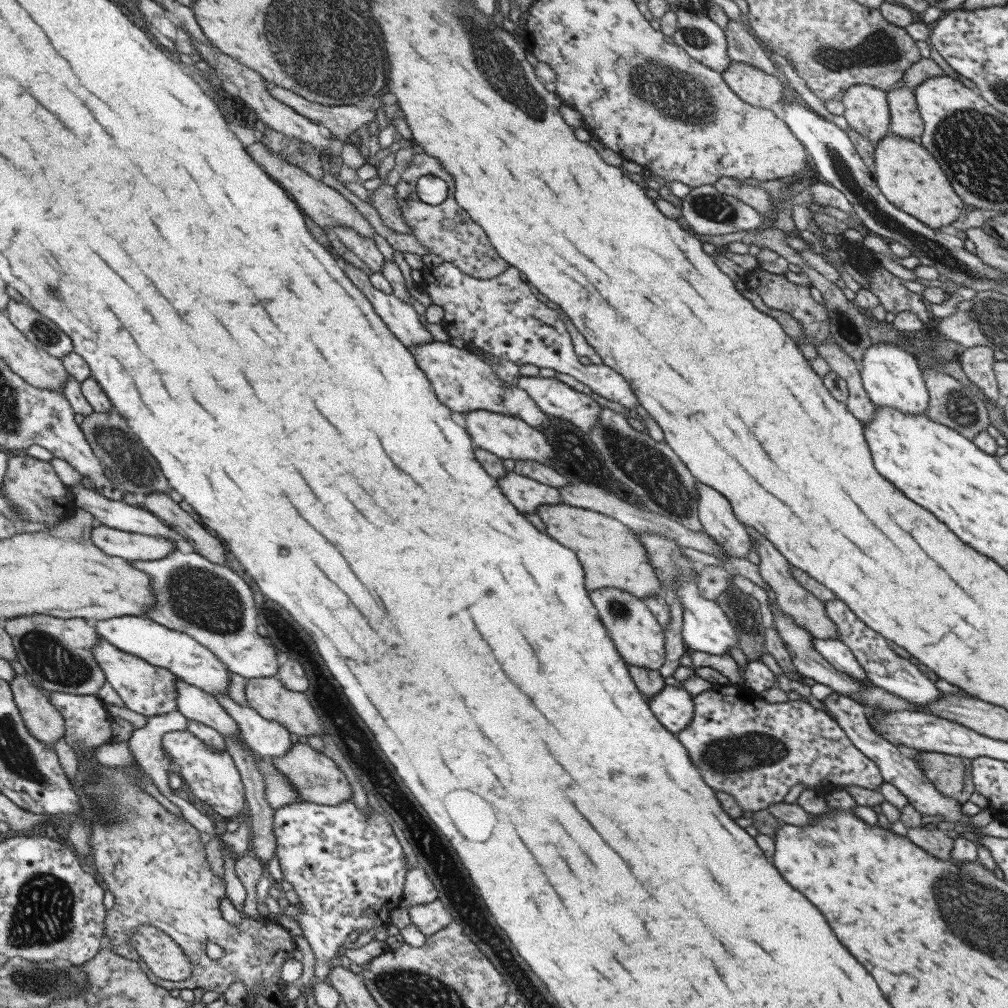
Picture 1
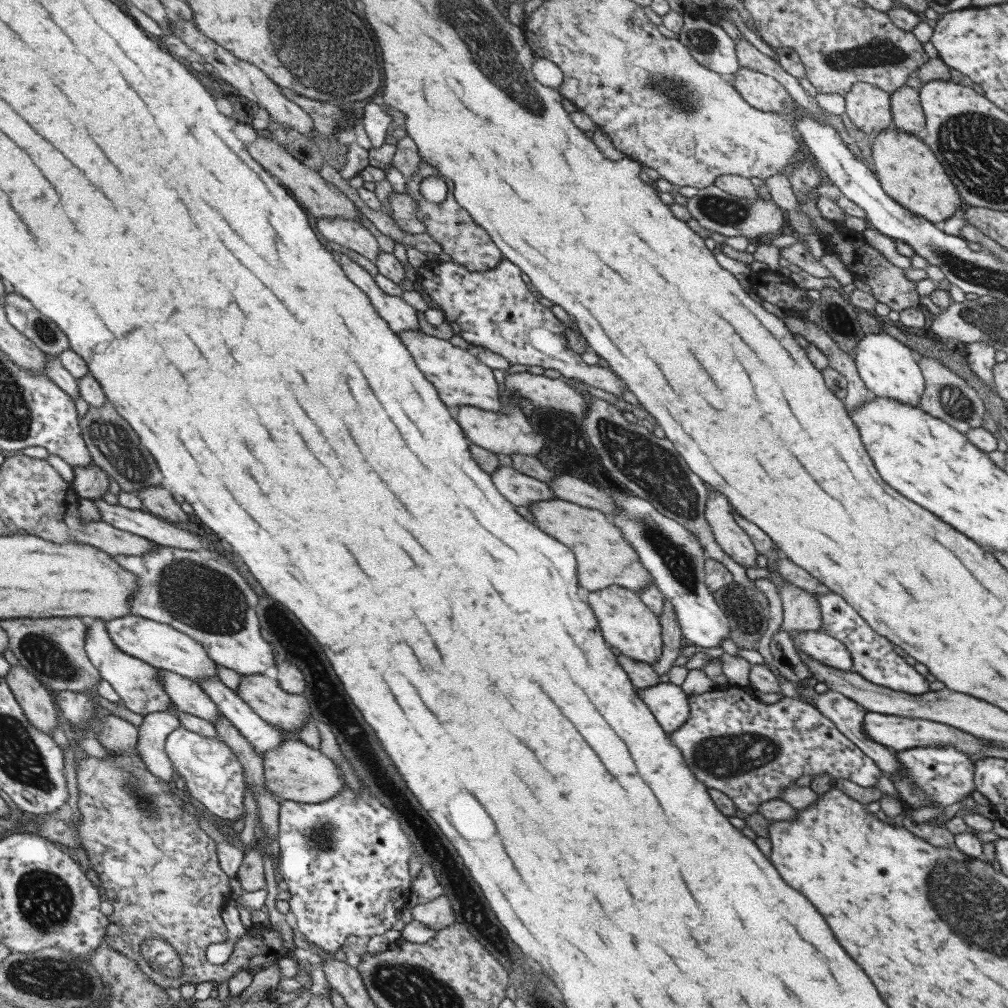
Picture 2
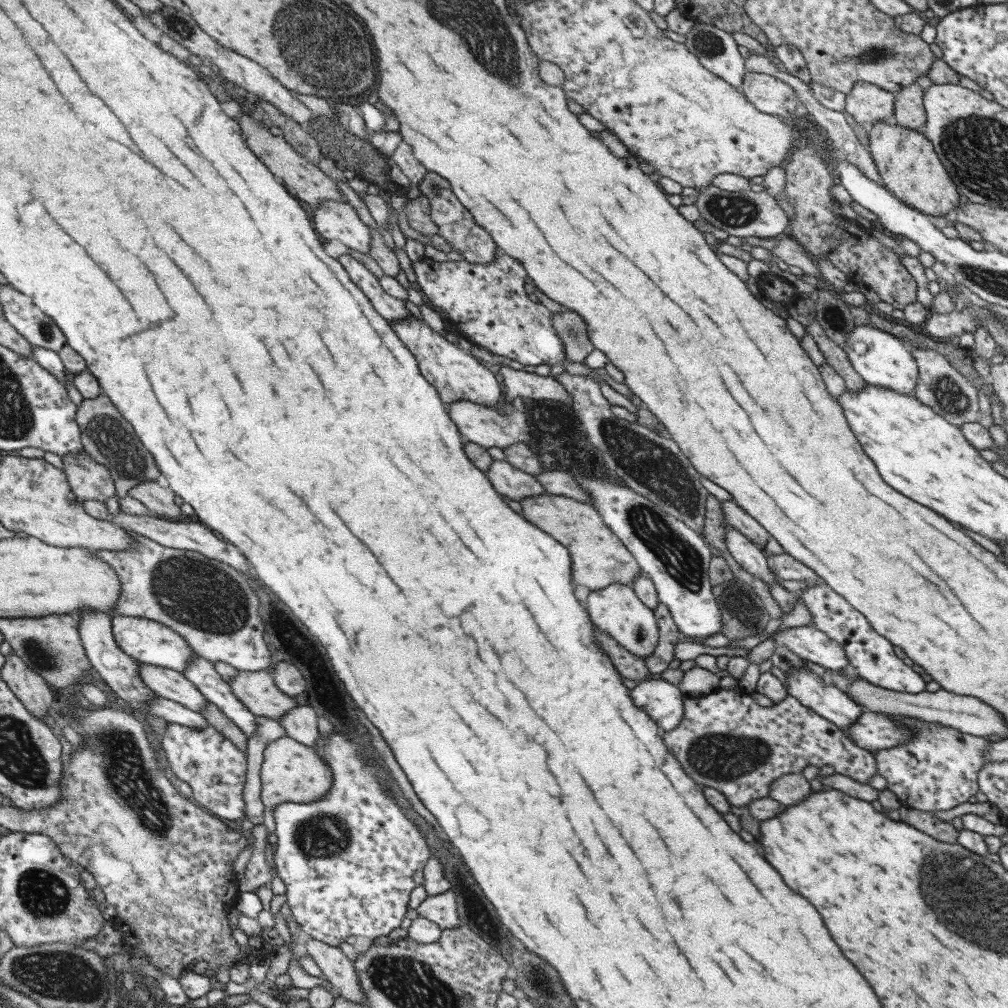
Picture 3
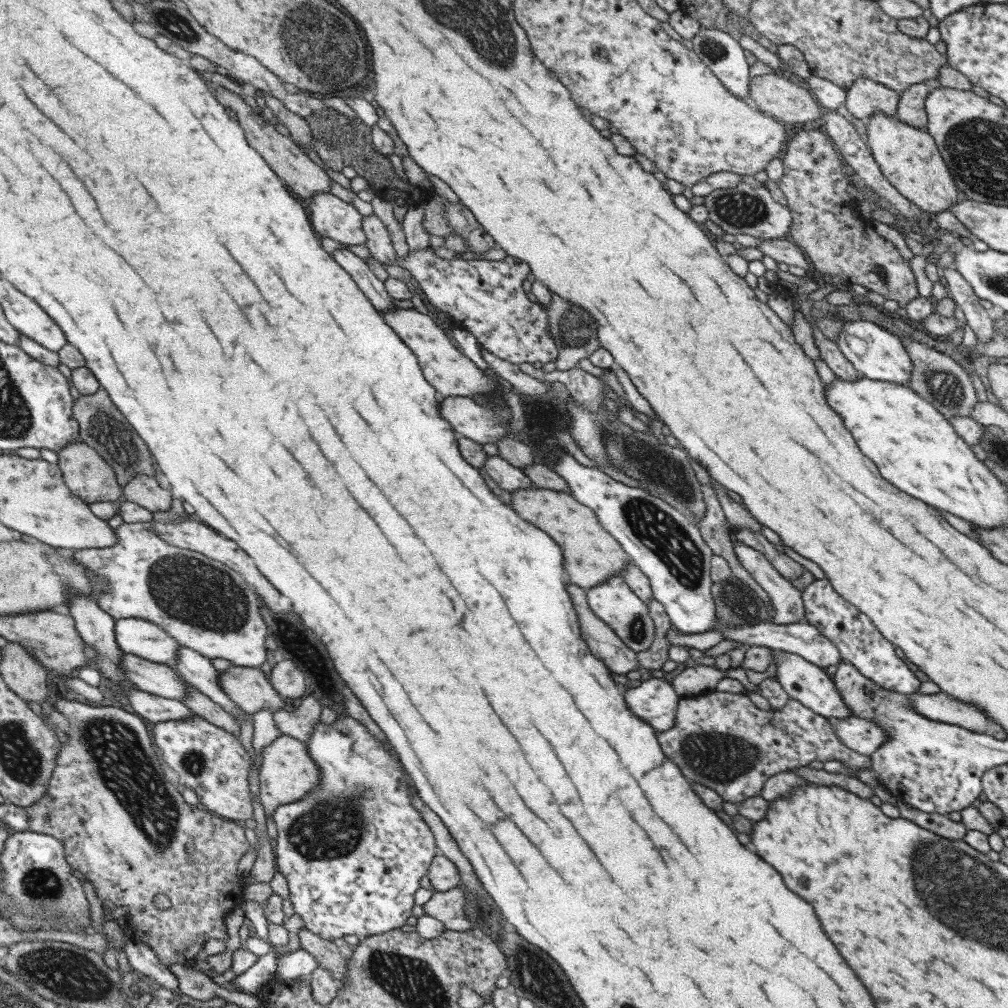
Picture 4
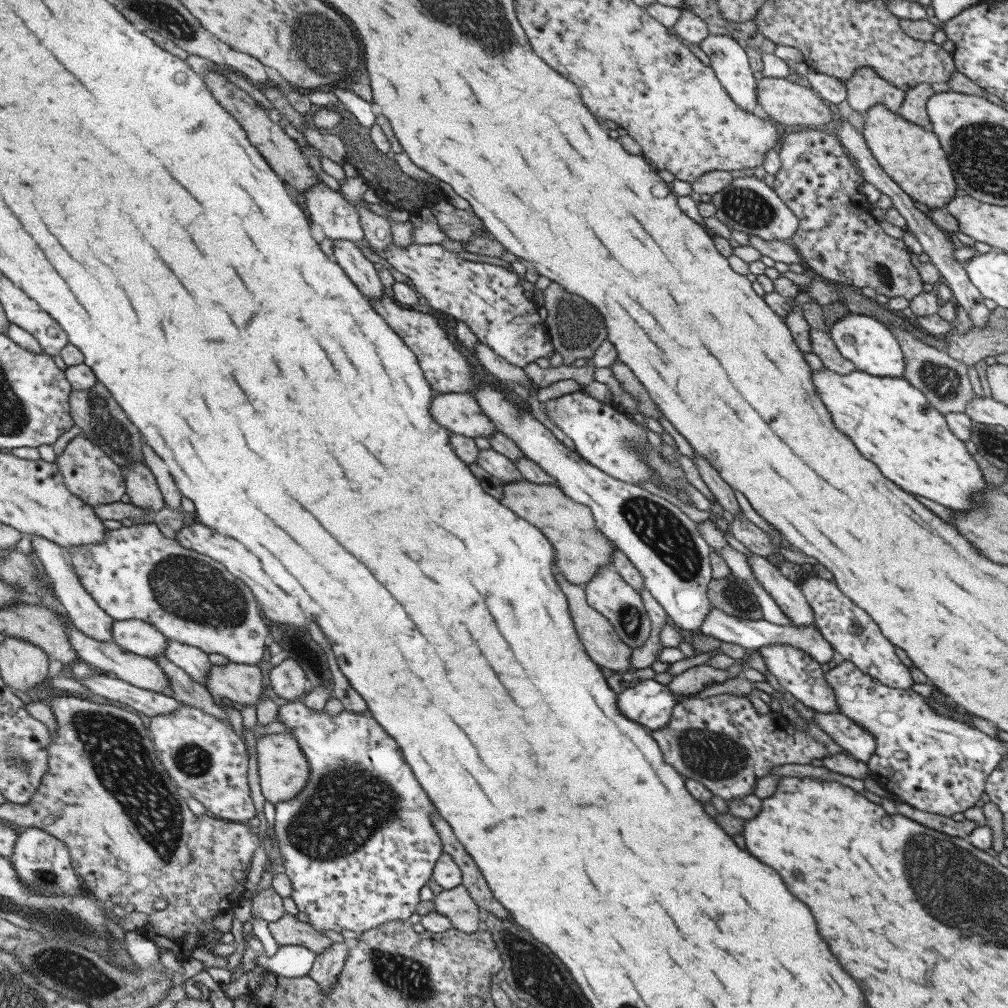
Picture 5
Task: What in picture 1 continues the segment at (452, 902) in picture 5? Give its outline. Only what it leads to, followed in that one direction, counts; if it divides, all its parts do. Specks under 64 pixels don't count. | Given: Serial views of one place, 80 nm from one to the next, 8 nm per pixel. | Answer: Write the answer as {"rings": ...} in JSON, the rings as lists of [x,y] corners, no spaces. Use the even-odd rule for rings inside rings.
{"rings":[[[437,898],[431,902],[415,905],[407,909],[410,921],[425,937],[435,934],[435,932],[442,930],[452,922],[450,912]]]}

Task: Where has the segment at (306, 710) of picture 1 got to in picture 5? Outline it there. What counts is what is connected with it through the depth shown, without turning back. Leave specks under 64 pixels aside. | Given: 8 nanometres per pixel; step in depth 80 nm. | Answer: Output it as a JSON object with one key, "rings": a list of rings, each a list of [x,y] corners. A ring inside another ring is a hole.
{"rings":[[[228,661],[224,665],[211,665],[204,678],[204,686],[214,700],[241,706],[256,706],[261,697],[273,697],[269,689],[261,685],[259,668],[250,664]]]}

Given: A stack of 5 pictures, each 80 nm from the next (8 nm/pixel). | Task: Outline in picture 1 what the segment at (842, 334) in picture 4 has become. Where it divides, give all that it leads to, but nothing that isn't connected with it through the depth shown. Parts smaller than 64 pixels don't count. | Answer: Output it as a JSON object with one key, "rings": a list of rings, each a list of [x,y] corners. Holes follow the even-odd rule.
{"rings":[[[885,342],[871,344],[863,352],[863,360],[859,363],[862,388],[875,406],[894,408],[910,415],[924,414],[929,401],[928,393],[921,371],[911,355],[912,352],[908,349],[899,350],[895,344]]]}

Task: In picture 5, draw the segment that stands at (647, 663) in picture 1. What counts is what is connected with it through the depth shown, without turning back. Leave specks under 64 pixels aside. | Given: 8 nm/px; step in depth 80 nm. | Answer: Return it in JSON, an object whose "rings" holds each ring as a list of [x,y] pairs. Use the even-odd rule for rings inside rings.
{"rings":[[[610,564],[601,565],[583,585],[583,590],[586,603],[609,621],[621,642],[631,649],[643,644],[650,633],[650,620],[643,602],[638,592],[635,592],[635,589],[631,588]]]}

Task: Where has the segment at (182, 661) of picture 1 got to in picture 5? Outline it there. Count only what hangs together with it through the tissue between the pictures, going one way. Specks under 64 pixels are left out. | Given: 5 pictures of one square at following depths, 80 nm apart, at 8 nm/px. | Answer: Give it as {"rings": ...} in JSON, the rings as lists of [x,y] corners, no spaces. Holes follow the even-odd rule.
{"rings":[[[118,620],[110,632],[112,641],[133,654],[154,659],[163,655],[167,638],[142,620]]]}

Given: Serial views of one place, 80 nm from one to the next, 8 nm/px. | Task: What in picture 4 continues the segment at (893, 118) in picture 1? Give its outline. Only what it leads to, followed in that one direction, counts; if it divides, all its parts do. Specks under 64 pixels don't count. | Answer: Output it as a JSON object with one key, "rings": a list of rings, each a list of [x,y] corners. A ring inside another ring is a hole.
{"rings":[[[923,83],[911,84],[904,89],[899,95],[895,118],[903,124],[923,129],[926,126],[924,100],[927,95],[927,87]]]}

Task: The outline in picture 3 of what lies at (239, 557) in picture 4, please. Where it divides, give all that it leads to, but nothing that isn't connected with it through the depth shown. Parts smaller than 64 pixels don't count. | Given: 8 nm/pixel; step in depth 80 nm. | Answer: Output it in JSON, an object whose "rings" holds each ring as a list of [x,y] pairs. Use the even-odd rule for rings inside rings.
{"rings":[[[119,511],[119,513],[113,516],[109,514],[108,520],[113,522],[116,526],[119,526],[121,529],[129,529],[144,537],[149,537],[151,540],[157,541],[160,545],[166,546],[167,548],[197,552],[211,560],[226,565],[229,564],[231,568],[235,568],[235,570],[239,570],[239,572],[249,572],[249,570],[247,570],[247,560],[245,560],[243,554],[239,554],[239,552],[231,546],[231,543],[228,543],[223,539],[219,540],[217,536],[213,535],[211,529],[193,518],[184,521],[167,521],[159,516],[153,516],[152,514],[137,516]]]}

